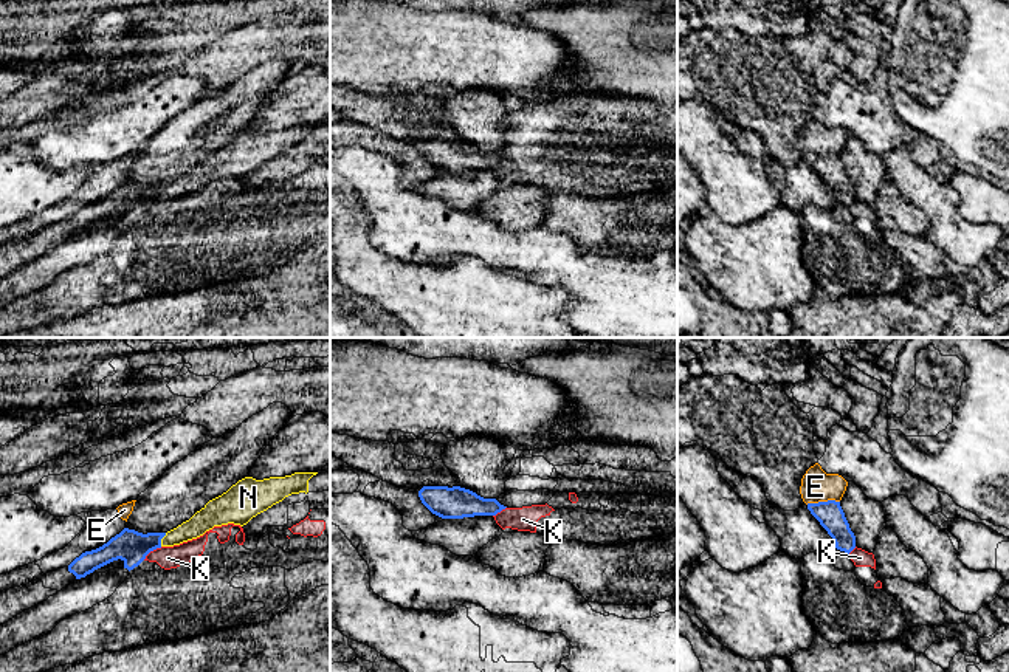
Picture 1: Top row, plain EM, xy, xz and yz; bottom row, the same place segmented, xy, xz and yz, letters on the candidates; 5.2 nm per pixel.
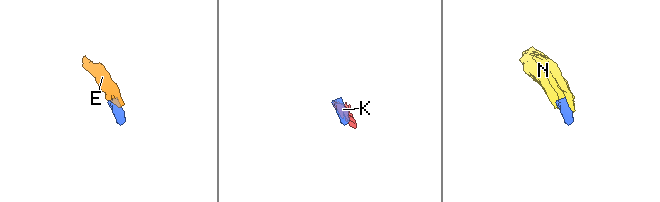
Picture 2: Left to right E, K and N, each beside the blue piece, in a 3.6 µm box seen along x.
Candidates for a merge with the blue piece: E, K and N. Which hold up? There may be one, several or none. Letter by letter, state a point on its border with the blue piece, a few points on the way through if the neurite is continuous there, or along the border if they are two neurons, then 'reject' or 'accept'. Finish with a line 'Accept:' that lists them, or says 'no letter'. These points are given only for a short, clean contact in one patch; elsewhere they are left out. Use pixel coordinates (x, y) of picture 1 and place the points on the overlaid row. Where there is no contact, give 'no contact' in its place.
E: meets blue in yz at (822, 502); border along yz (839, 500), (806, 504); reject
K: meets blue in xy at (152, 550); border along xy (161, 547), (157, 547), (143, 559); reject
N: meets blue in xy at (161, 538); runs through xy (132, 547), (161, 538), (174, 538), (205, 519); accept
Accept: N

